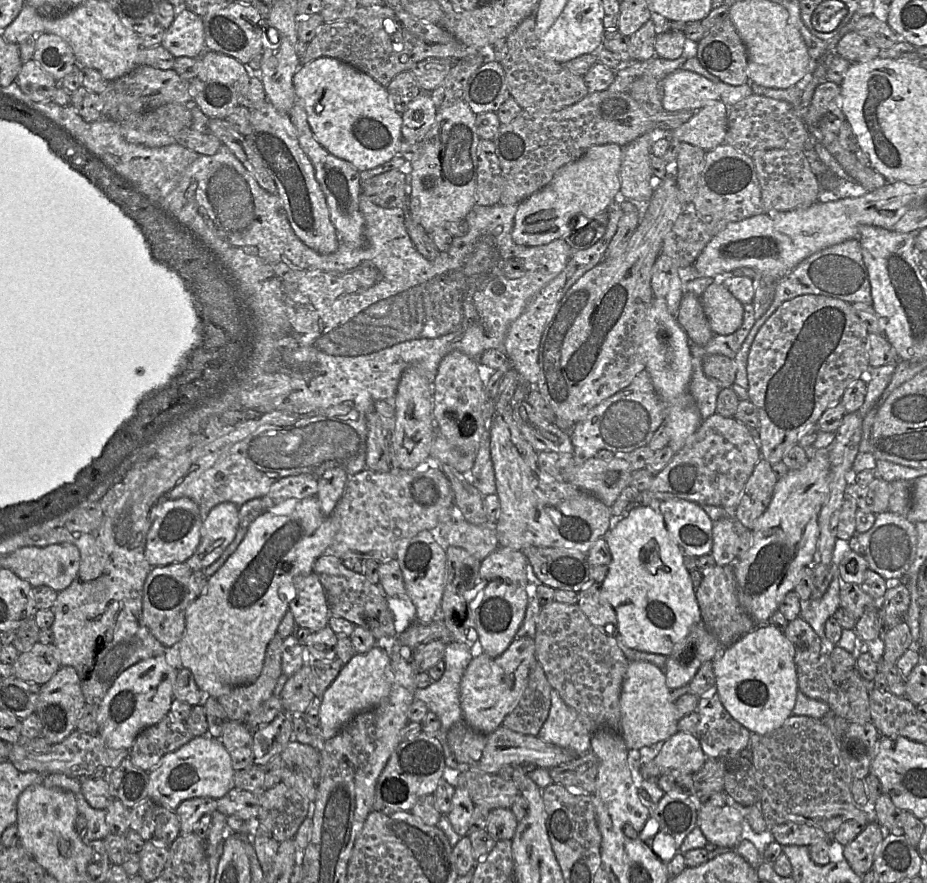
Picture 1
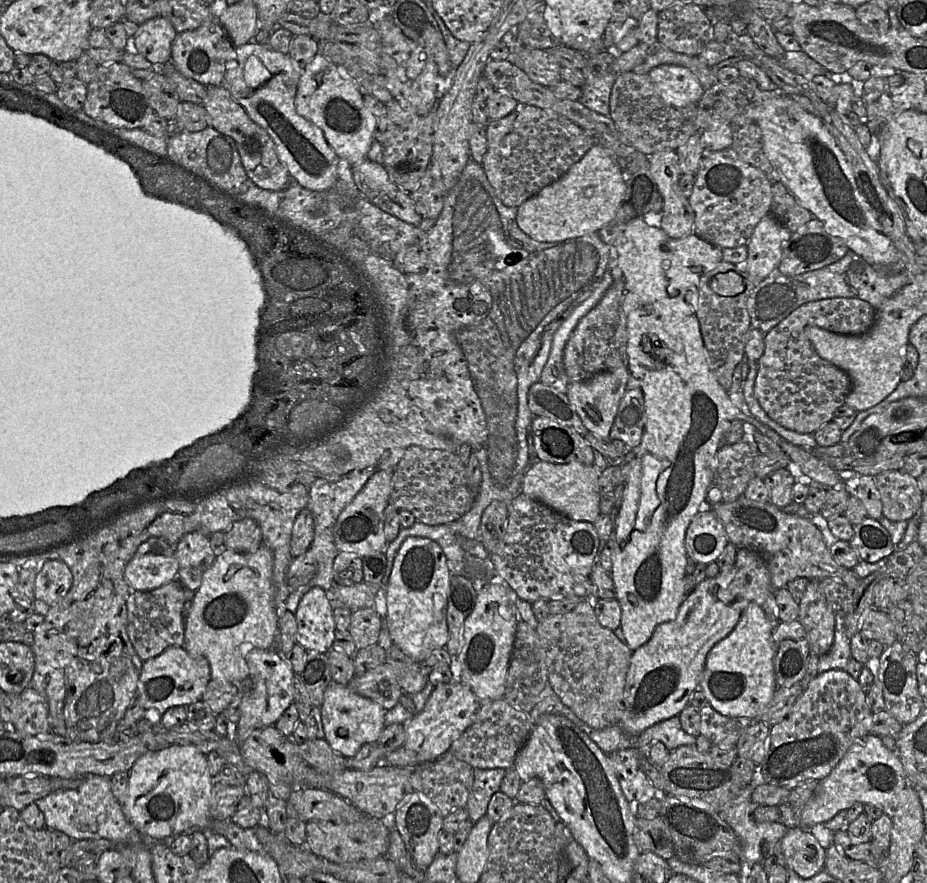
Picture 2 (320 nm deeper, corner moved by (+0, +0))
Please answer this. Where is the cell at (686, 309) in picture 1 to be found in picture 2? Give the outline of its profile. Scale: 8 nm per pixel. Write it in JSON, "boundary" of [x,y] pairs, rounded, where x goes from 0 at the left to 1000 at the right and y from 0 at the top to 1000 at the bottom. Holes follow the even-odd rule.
{"boundary":[[[781,294],[758,313],[753,323],[751,357],[754,362],[756,379],[763,396],[766,417],[782,443],[789,438],[791,420],[803,403],[806,378],[811,370],[806,351],[806,341],[813,325],[806,308],[799,307],[795,300]],[[785,307],[795,308],[804,315],[804,327],[791,336],[776,335],[766,326],[766,318],[773,310]]]}

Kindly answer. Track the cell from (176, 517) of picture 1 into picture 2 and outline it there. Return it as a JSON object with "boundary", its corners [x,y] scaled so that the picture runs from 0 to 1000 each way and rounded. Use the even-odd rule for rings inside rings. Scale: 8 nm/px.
{"boundary":[[[163,608],[150,617],[135,643],[135,656],[141,668],[163,669],[191,656],[193,636],[189,617]]]}

